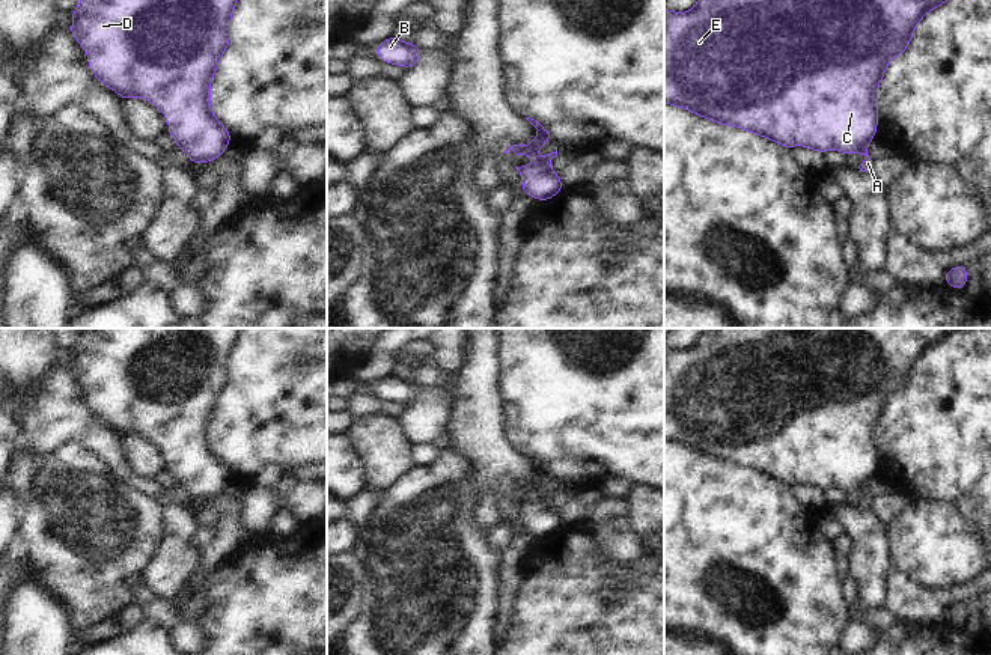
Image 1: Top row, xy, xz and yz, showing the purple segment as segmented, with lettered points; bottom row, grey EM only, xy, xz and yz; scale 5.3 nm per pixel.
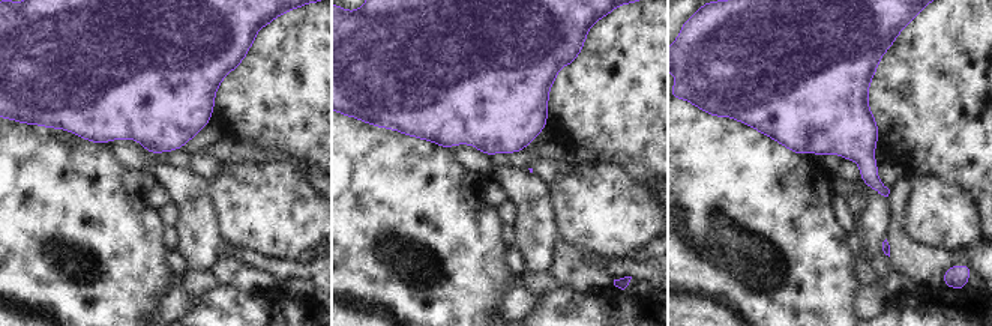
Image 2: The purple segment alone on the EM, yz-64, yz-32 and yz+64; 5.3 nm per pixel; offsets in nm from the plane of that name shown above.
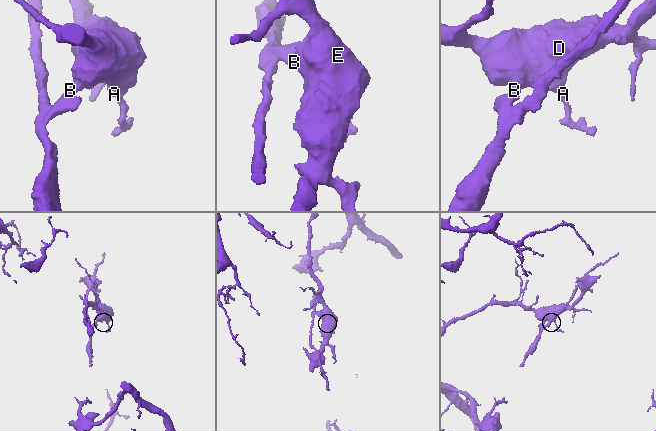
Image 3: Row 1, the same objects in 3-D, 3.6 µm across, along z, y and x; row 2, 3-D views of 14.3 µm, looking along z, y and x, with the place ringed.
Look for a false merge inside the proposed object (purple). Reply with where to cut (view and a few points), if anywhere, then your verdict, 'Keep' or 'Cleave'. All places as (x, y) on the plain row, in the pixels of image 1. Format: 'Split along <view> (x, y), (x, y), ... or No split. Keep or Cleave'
No split. Keep

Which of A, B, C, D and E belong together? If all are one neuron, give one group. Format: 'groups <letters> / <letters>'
groups A B C D E

